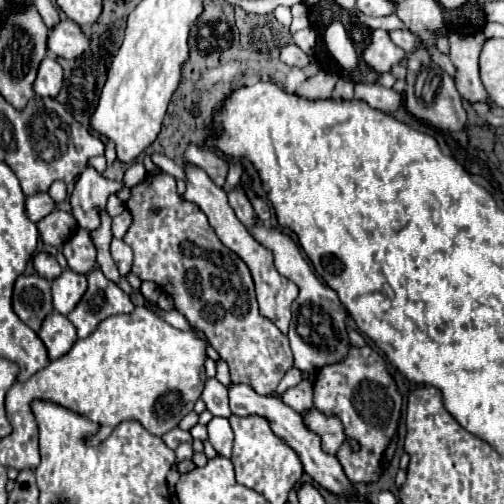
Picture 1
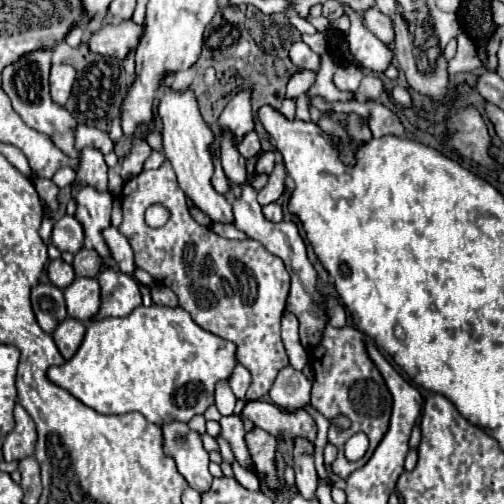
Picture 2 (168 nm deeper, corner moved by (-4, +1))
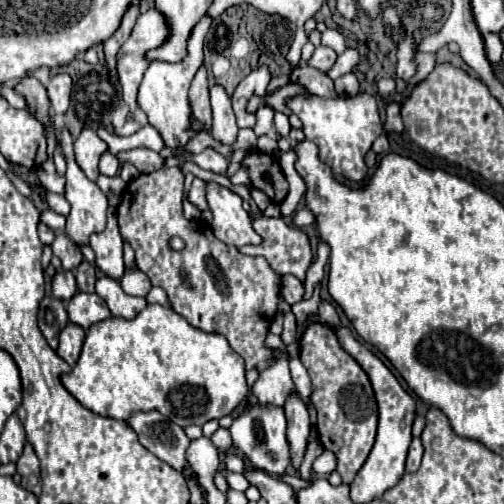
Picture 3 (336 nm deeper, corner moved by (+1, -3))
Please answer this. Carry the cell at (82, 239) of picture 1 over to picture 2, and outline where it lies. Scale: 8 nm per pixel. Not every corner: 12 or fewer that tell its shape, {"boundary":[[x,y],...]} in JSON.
{"boundary":[[82,248],[74,254],[76,276],[96,276],[100,256]]}

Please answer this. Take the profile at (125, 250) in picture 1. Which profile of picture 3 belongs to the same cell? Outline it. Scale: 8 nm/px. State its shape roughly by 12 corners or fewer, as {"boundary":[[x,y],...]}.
{"boundary":[[115,208],[107,228],[89,236],[95,264],[109,278],[119,280],[123,266],[123,238]]}

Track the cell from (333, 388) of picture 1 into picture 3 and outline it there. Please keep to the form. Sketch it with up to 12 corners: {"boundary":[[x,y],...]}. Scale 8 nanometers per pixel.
{"boundary":[[331,326],[299,346],[319,440],[351,484],[377,432],[363,368]]}

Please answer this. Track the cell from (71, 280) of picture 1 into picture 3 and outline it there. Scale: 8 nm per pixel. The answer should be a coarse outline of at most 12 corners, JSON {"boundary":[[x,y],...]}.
{"boundary":[[77,292],[69,320],[85,330],[111,318],[105,300]]}

